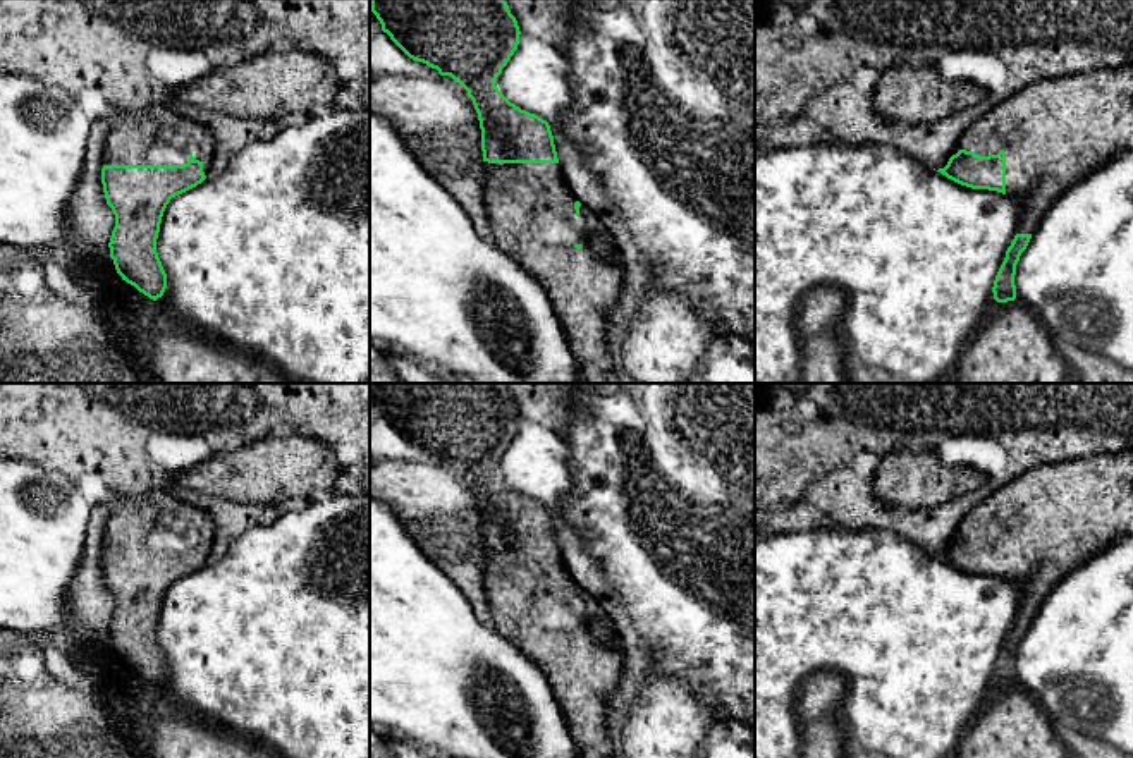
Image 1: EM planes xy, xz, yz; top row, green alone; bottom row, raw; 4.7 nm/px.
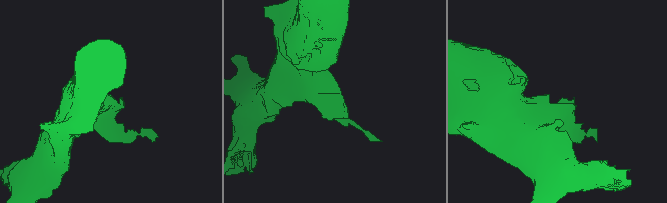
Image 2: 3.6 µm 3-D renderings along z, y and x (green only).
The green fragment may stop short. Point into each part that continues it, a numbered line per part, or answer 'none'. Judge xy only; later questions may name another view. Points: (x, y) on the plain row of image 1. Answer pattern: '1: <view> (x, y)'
1: xy (155, 519)

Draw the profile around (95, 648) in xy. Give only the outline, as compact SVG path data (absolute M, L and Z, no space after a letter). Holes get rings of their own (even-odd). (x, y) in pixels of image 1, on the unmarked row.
M81 631L77 638L70 643L69 650L89 665L122 665L122 662L115 655L113 645L110 643L108 631Z

